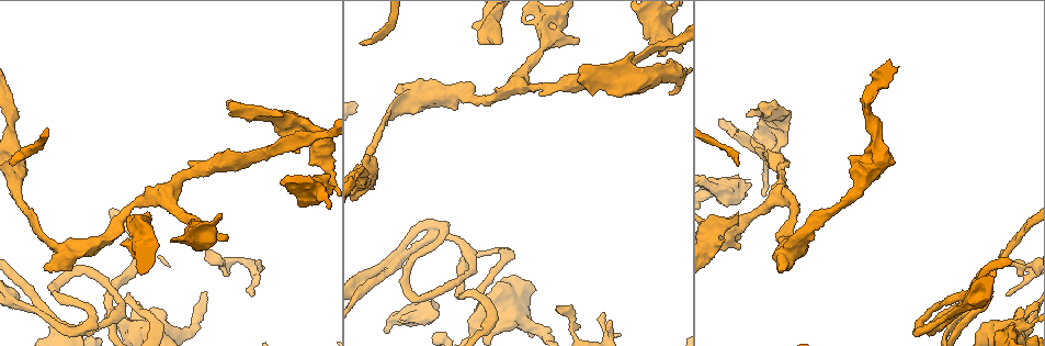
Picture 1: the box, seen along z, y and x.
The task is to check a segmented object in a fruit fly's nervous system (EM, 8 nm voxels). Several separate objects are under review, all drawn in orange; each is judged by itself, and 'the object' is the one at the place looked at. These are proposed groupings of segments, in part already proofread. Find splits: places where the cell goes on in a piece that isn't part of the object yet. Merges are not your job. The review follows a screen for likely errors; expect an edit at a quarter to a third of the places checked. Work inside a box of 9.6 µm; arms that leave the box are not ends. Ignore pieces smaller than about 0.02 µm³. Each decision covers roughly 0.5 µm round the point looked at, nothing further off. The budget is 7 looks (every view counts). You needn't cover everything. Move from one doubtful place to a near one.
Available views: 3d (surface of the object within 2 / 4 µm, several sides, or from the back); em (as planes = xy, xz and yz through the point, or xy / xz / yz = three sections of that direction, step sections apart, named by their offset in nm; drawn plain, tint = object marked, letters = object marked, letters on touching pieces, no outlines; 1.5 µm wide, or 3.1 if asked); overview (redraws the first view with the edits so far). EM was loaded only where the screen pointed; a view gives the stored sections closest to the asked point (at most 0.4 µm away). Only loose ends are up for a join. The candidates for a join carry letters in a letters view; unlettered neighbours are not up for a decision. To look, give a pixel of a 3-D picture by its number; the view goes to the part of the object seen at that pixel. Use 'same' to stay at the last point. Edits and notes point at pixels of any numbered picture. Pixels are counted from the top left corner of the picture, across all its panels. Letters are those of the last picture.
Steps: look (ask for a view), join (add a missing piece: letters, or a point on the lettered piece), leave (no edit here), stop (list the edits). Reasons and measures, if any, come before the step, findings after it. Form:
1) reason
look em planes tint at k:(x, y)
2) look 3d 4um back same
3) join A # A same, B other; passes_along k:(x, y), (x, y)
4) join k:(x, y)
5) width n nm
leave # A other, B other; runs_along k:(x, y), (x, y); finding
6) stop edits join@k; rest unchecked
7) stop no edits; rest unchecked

an open end
look em xz step 4 tint at 1:(787, 135)

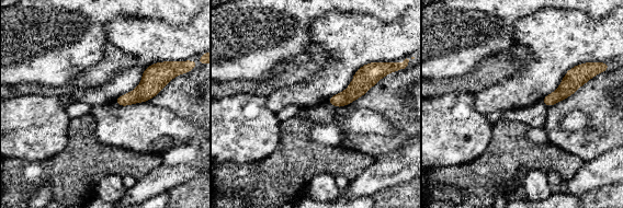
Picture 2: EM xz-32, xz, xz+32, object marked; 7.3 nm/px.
cut it another way
look em planes tint same

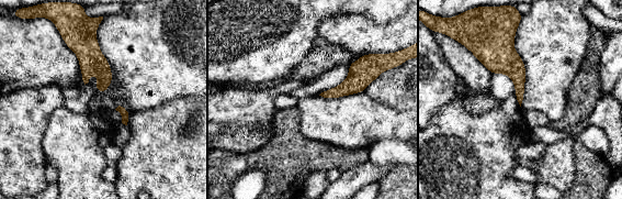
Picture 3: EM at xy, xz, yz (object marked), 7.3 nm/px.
what lies round it
look em planes letters same

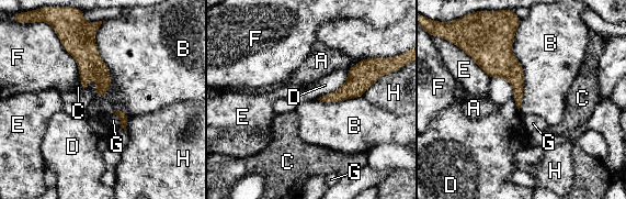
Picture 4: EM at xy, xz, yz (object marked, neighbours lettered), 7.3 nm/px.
leave # A other, B other, C other, D other, E other, F other, G other, H other; no lettered piece goes on from it

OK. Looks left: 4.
an open end
look 3d 4um at 1:(773, 103)

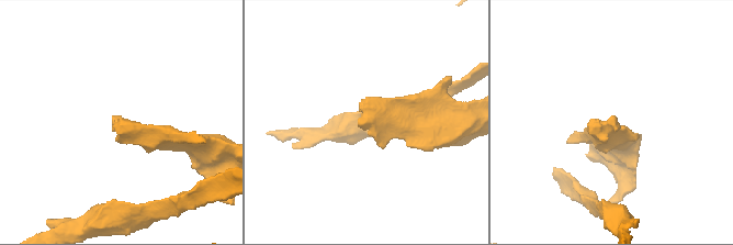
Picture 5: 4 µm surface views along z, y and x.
shape alone is not enough
look em xy step 8 tint at 5:(613, 117)

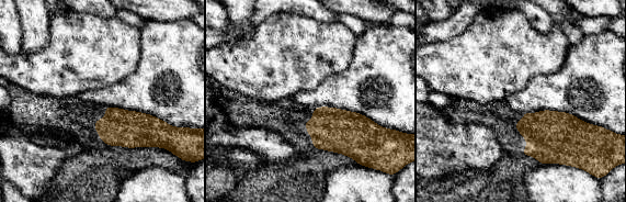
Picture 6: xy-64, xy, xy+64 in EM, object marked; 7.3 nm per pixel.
look em yz step 8 letters same

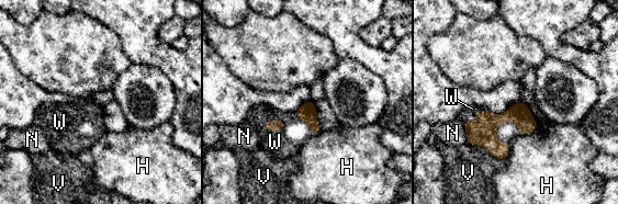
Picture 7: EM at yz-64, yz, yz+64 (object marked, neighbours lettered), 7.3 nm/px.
longest_contact W 180 nm
join W # H other, N other, V other, W same; it goes on there

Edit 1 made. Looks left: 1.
stop edits join@7; rest unchecked

